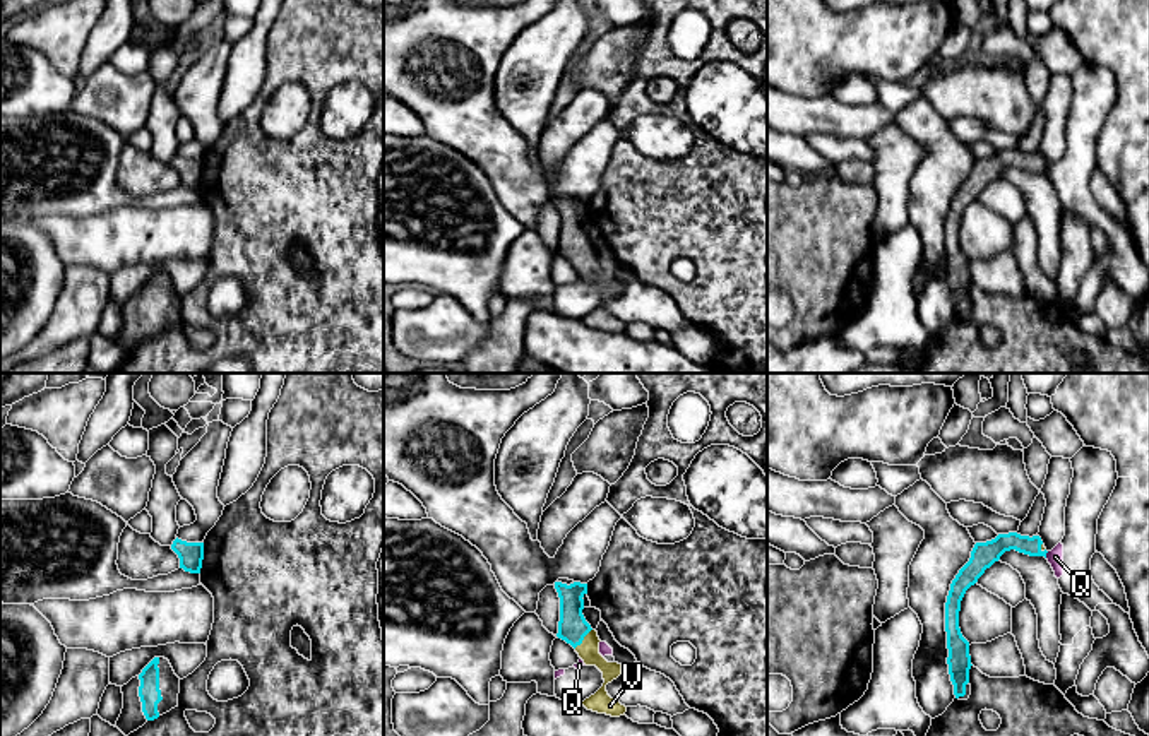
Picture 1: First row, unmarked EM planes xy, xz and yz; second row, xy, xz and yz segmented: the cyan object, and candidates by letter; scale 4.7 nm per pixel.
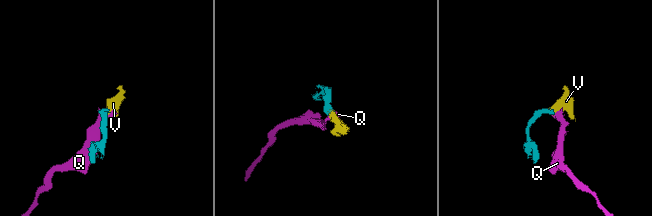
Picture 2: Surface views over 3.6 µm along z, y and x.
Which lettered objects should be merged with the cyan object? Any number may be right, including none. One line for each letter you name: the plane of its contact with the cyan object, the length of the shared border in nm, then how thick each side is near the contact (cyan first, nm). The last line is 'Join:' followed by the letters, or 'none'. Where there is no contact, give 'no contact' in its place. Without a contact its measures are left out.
V: xz | 130 nm | 140/100 nm
Join: V

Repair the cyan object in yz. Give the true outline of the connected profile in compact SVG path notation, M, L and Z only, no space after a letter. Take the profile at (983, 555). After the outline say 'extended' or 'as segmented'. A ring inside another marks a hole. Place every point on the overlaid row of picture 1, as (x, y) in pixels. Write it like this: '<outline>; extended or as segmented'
M1017 532L998 534L986 543L976 543L969 561L959 570L950 584L950 591L945 602L945 632L949 649L949 674L954 685L954 695L959 700L967 700L971 695L969 685L969 642L962 637L959 628L961 601L966 591L978 582L978 579L990 568L1005 551L1015 549L1029 556L1045 556L1046 548L1039 536L1021 536Z; extended

